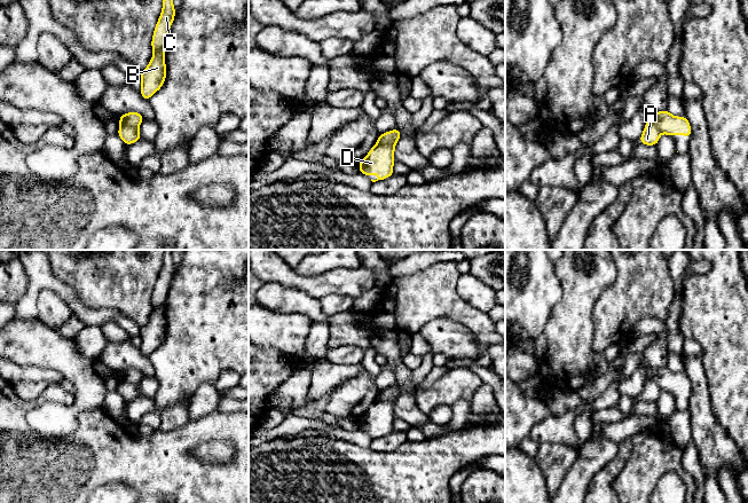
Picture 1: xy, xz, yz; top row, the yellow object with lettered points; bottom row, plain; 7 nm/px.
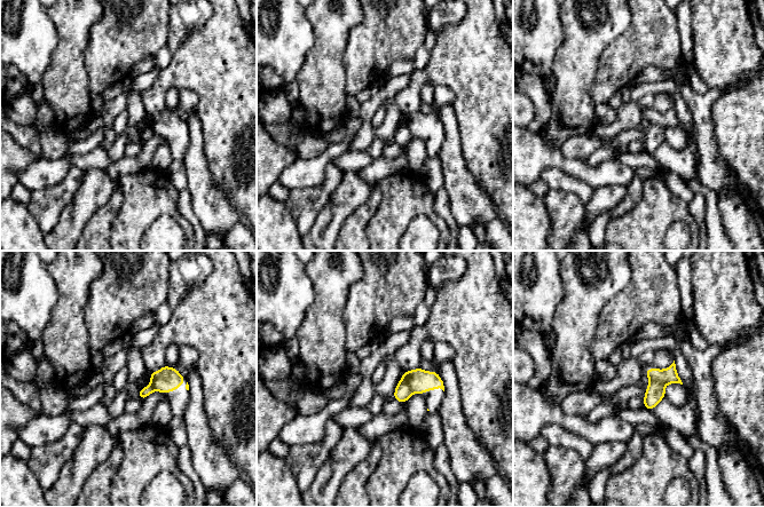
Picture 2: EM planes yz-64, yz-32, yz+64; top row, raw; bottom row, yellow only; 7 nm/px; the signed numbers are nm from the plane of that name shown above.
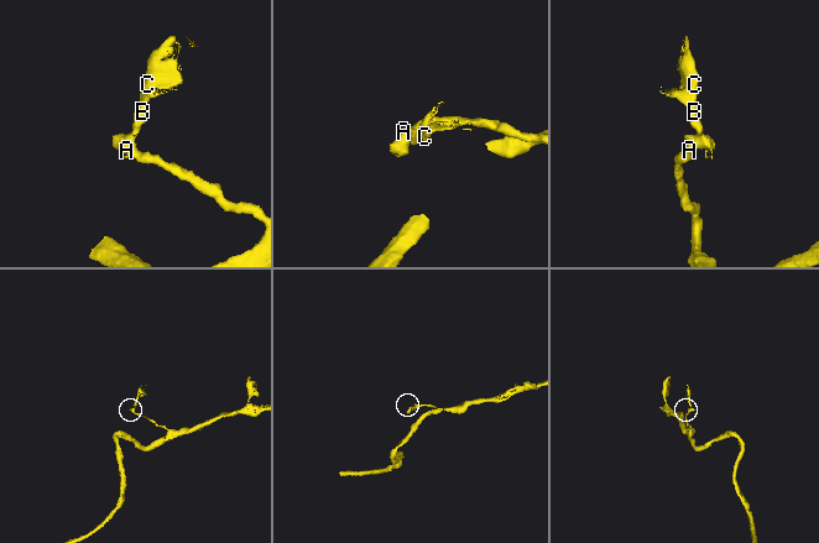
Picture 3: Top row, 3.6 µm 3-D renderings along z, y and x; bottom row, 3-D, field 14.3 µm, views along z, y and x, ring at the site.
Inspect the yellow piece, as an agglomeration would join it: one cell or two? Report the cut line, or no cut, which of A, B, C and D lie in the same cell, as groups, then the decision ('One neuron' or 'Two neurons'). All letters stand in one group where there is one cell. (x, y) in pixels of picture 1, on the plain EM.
Split along xz (395, 398), (377, 401). Groups: A / B C D. Two neurons

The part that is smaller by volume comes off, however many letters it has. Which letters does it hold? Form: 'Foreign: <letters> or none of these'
Foreign: B, C, D

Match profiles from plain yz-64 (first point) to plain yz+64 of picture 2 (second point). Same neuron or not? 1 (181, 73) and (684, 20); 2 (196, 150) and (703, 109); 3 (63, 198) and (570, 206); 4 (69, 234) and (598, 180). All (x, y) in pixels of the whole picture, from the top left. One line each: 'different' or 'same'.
1: different
2: same
3: same
4: different

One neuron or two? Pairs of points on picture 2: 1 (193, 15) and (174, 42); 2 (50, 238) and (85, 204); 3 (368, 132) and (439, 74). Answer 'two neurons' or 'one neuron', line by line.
1: one neuron
2: one neuron
3: two neurons

